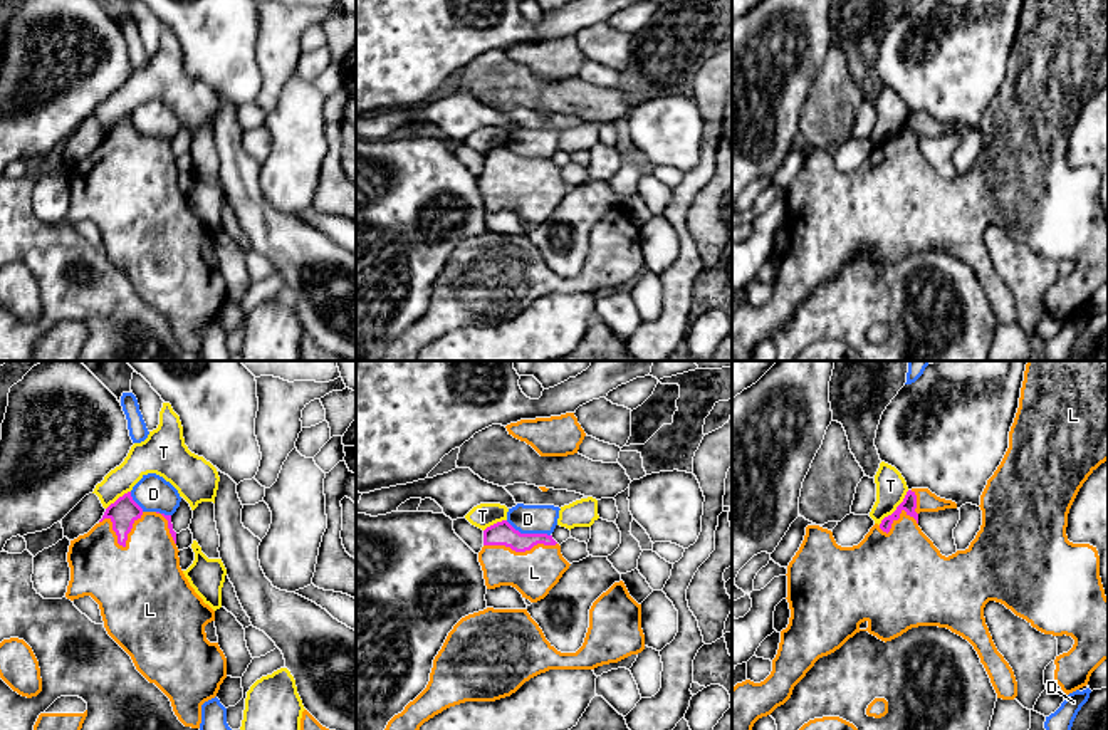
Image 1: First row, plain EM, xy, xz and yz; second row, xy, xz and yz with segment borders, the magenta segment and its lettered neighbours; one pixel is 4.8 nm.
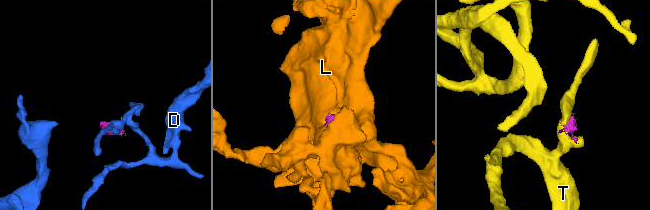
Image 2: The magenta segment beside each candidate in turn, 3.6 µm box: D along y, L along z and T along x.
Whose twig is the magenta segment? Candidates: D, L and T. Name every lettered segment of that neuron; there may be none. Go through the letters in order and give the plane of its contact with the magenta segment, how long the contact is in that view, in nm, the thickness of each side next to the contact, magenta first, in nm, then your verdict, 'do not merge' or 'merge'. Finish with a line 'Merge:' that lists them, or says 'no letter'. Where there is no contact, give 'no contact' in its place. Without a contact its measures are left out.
D: xz | 220 nm | 110/140 nm | do not merge
L: xy | 220 nm | 140/440 nm | merge
T: yz | 220 nm | 70/140 nm | do not merge
Merge: L

